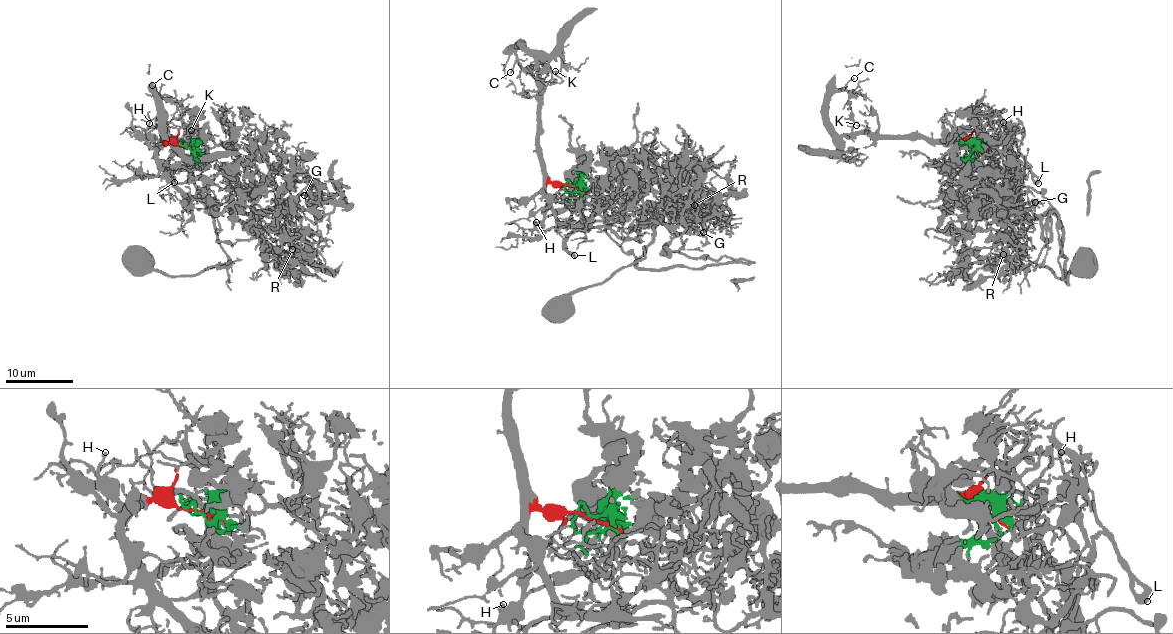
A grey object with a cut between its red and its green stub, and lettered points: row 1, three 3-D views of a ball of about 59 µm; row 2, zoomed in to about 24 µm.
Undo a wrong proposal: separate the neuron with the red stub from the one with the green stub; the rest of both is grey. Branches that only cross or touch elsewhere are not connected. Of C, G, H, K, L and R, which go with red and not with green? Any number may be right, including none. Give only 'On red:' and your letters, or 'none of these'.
On red: C, H, K

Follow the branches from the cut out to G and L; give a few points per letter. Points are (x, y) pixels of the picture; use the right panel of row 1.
G: (969, 147), (987, 162), (979, 178), (997, 173), (1020, 200), (1013, 176), (1003, 184), (1017, 206), (1035, 202)
L: (969, 147), (989, 157), (1001, 153), (1014, 164), (1021, 156), (1038, 184)

